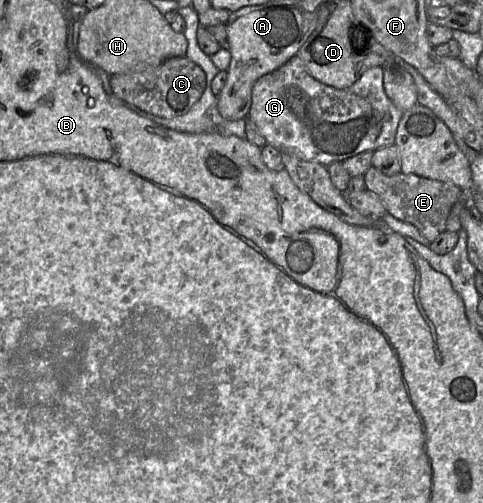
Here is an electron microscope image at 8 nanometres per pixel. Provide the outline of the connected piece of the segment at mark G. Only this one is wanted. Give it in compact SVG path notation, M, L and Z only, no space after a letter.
M295 55L280 68L262 76L255 82L252 88L252 102L247 115L247 119L249 119L256 126L260 134L266 139L266 142L274 148L278 149L280 152L293 153L301 159L317 162L324 165L325 167L329 166L333 162L343 162L344 160L361 152L368 150L375 151L382 147L394 145L395 143L398 124L404 112L398 109L386 95L383 86L383 74L383 67L371 67L364 71L359 79L349 88L336 89L314 79L306 70L302 60L297 55Z

